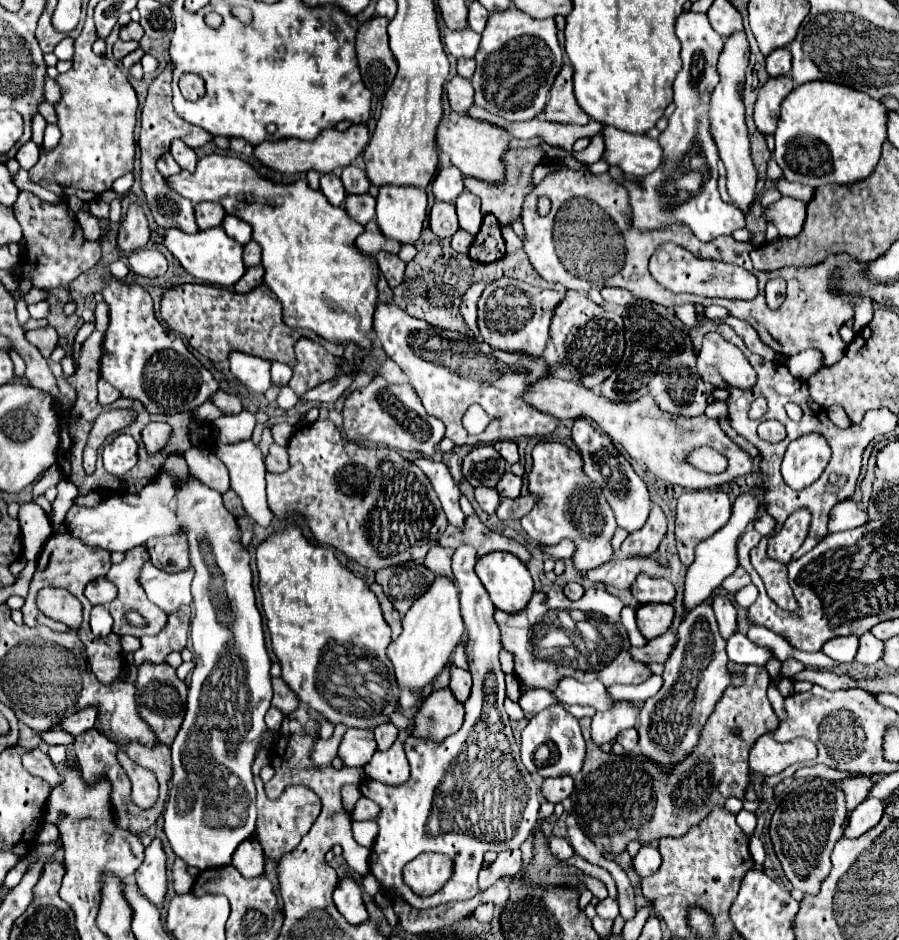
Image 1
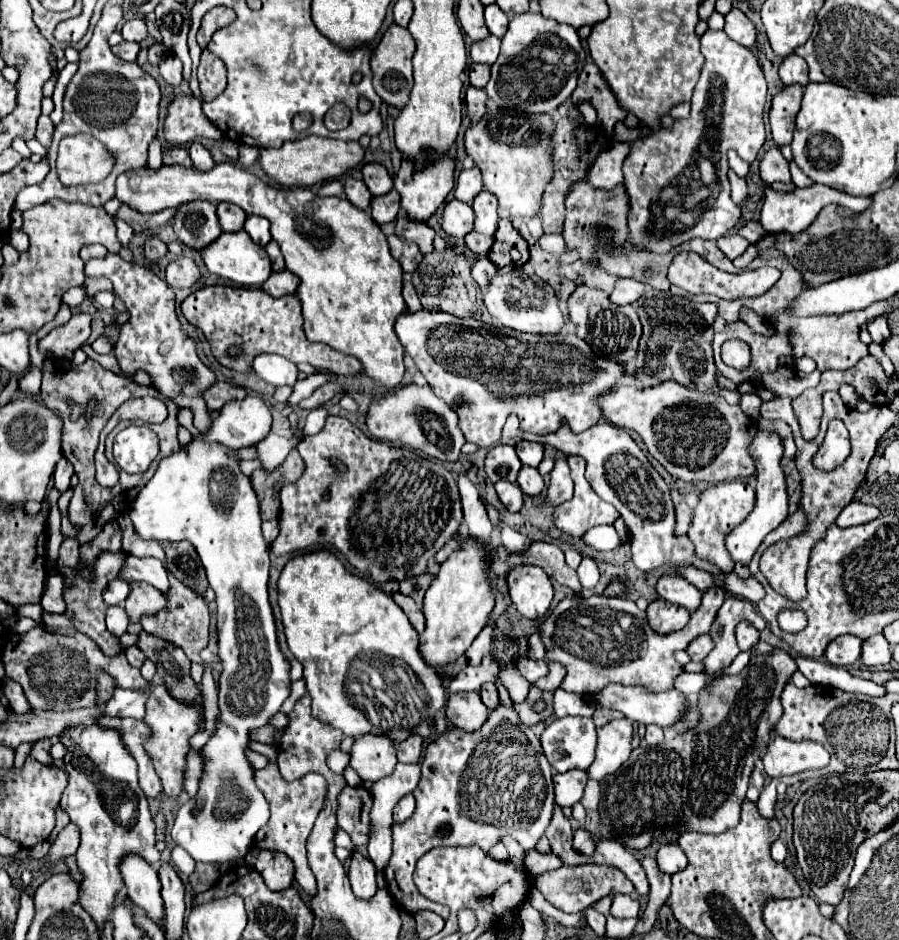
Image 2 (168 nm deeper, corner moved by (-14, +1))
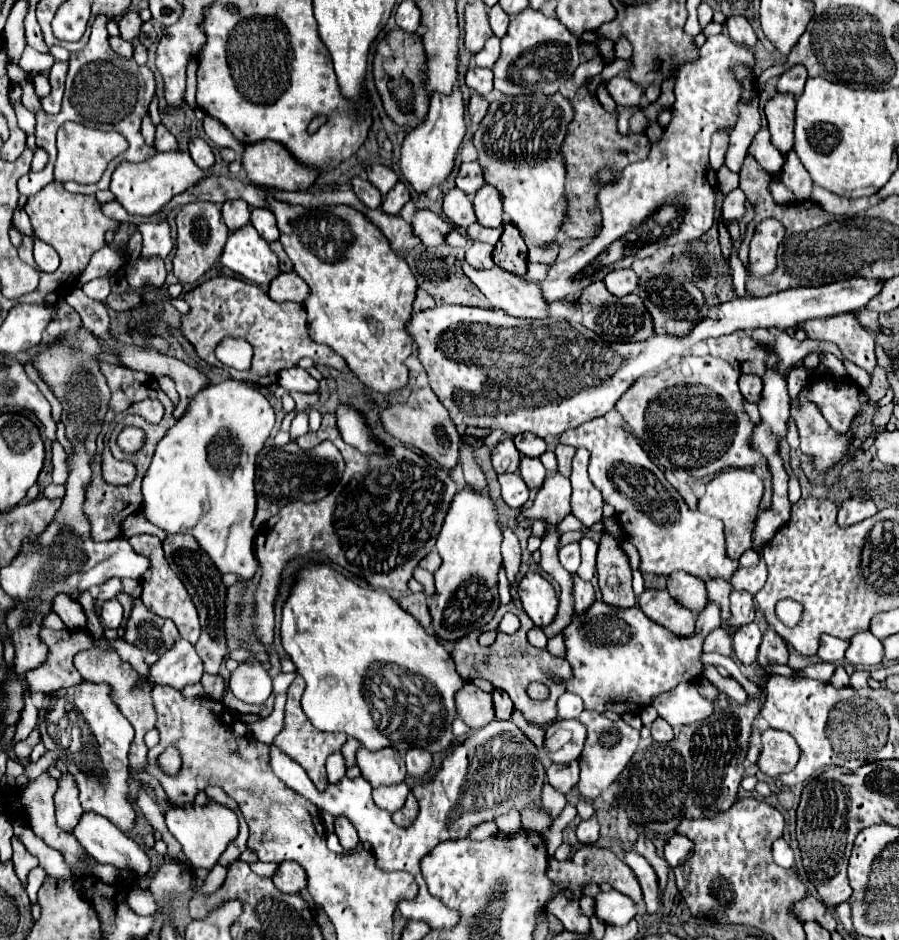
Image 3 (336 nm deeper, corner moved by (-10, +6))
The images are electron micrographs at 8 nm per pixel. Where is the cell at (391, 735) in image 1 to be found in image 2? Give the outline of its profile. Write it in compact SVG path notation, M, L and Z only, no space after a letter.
M410 735L406 741L398 743L398 761L402 763L418 763L422 757L422 737Z

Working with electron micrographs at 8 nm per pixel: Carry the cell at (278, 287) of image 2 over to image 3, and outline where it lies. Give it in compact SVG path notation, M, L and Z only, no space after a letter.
M282 272L270 284L268 294L270 294L270 298L274 302L298 302L298 304L304 304L308 294L310 294L310 288L296 272Z

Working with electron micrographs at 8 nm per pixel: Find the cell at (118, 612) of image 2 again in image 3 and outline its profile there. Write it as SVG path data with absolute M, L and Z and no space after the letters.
M116 598L104 602L102 610L100 610L100 616L102 616L104 626L108 626L112 630L118 630L120 624L122 624L122 606L120 606L120 602Z

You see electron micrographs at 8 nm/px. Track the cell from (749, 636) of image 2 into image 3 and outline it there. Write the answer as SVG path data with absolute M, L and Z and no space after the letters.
M754 622L740 626L738 632L734 634L734 652L744 666L750 666L756 662L760 640L762 640L762 632Z

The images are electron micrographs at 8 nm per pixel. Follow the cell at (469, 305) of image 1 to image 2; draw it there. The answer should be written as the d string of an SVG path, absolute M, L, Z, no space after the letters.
M482 257L478 261L478 265L472 267L472 277L480 285L480 289L486 289L490 285L490 281L494 279L494 275L498 275L498 267L488 257Z

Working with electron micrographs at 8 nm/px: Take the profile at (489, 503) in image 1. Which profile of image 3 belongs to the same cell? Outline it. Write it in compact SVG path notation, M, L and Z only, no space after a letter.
M518 472L500 474L498 480L500 480L500 486L502 486L504 502L508 506L512 506L512 508L522 508L526 504L526 500L528 500L528 494L530 494L530 490L528 490L526 482L522 480L522 476Z

